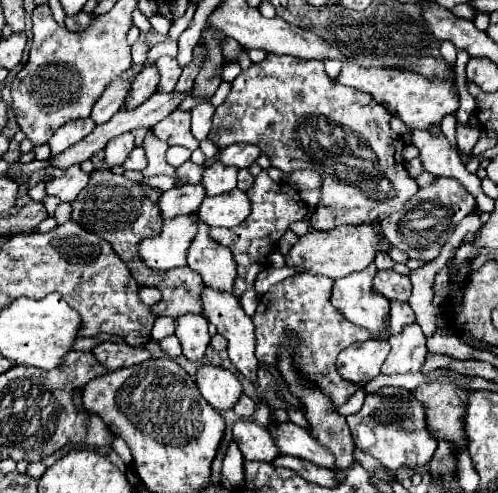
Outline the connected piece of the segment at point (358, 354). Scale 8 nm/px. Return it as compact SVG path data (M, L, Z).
M370 339L364 343L354 343L338 355L336 369L338 369L338 373L342 373L344 379L364 387L368 381L372 381L376 375L380 375L380 367L382 367L388 351L390 351L390 345L386 339L384 341Z

